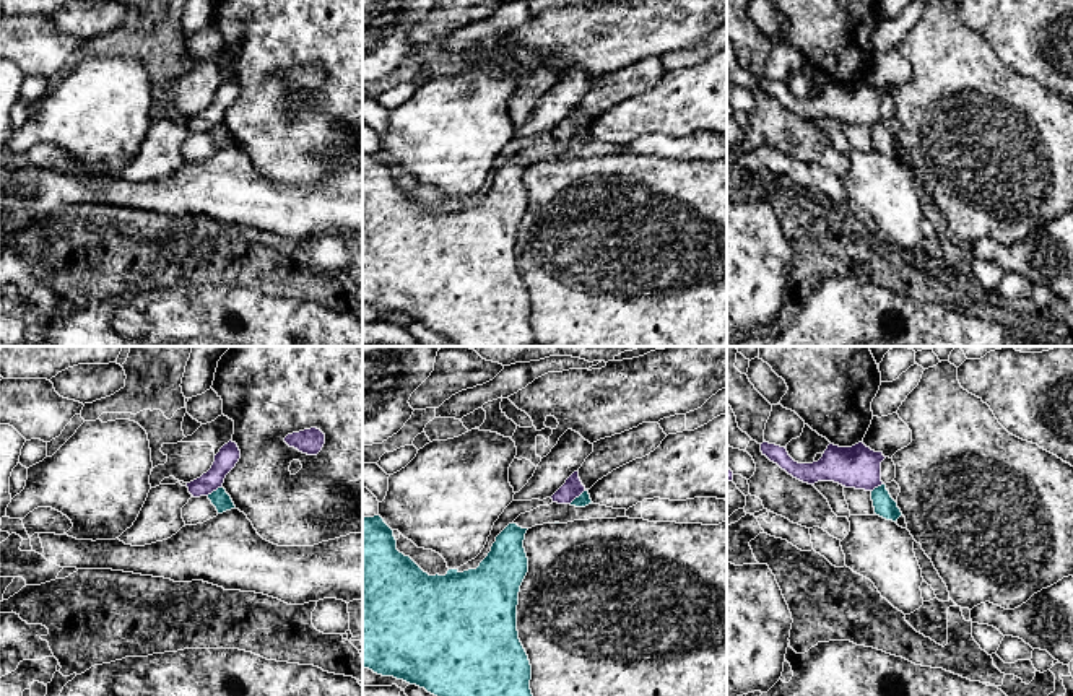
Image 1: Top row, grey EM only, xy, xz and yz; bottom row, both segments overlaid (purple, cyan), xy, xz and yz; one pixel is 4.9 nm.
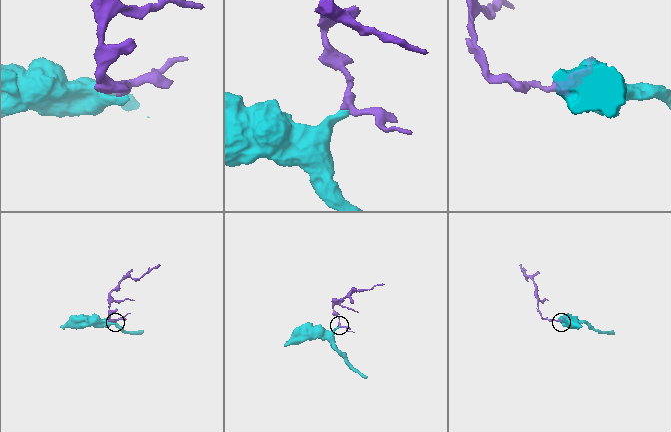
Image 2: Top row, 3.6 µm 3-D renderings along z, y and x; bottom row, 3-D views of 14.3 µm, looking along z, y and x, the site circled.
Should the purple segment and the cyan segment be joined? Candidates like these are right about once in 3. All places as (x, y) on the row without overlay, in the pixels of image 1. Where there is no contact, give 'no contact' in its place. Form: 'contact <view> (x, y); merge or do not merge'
contact xz (577, 132); do not merge

